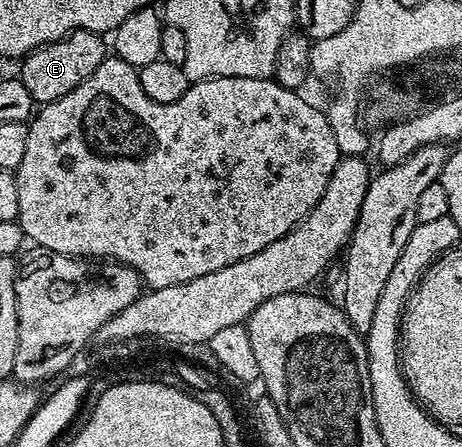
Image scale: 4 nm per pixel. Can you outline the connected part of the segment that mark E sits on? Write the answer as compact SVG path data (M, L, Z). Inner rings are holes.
M71 31L66 37L62 37L53 43L42 45L34 49L23 59L19 60L18 77L22 85L26 85L33 104L43 105L58 101L58 97L66 97L70 89L78 89L102 61L109 58L110 47L103 34L94 31Z

